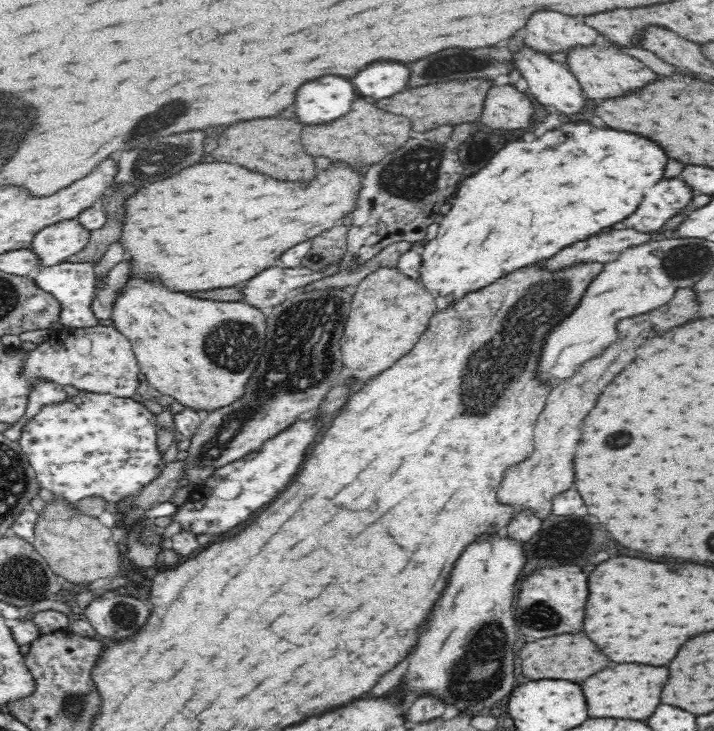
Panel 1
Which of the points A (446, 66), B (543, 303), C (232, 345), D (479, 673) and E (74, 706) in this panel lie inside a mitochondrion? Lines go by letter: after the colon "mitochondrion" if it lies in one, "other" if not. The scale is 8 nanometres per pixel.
A: mitochondrion
B: mitochondrion
C: mitochondrion
D: mitochondrion
E: mitochondrion

